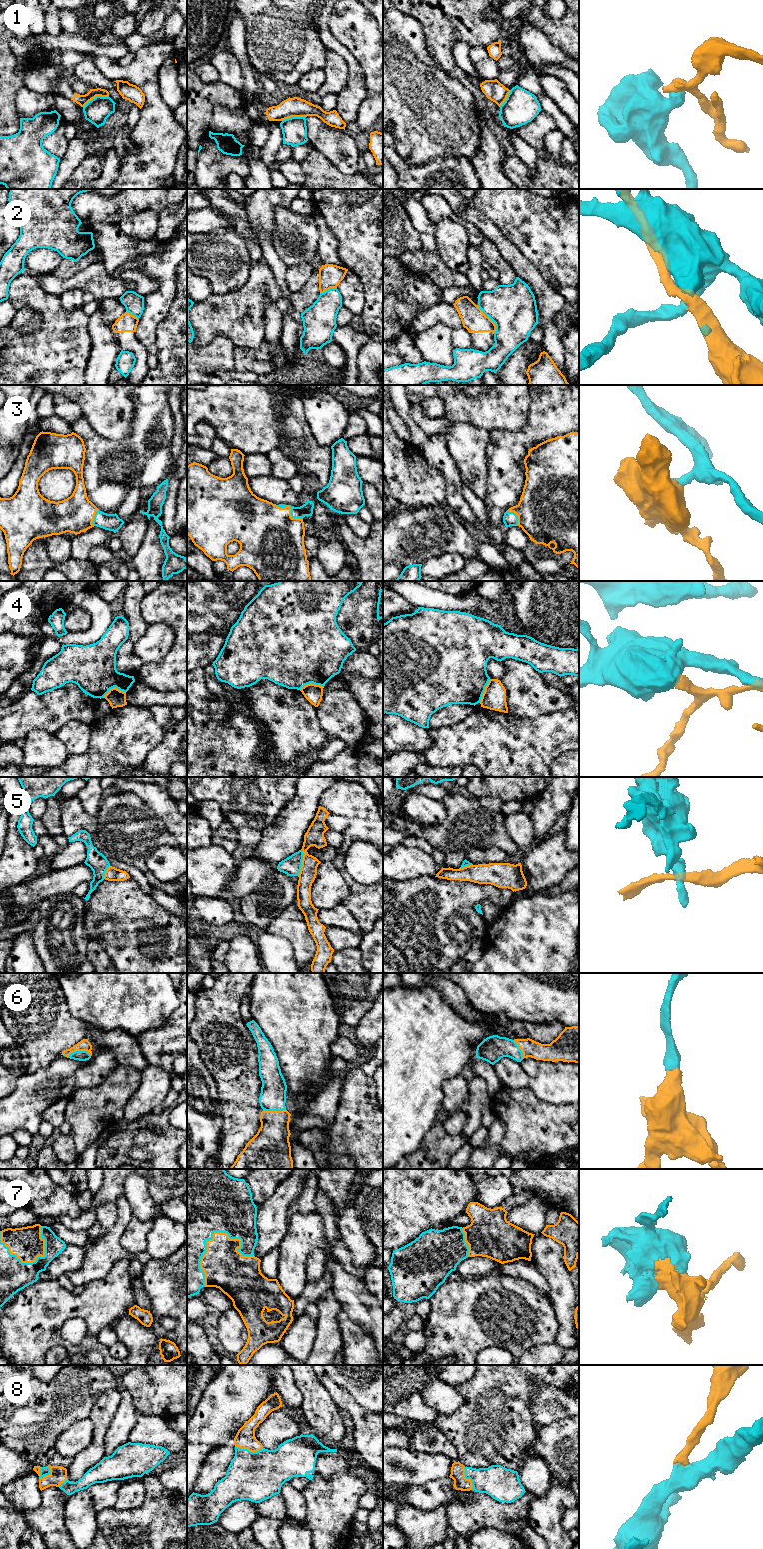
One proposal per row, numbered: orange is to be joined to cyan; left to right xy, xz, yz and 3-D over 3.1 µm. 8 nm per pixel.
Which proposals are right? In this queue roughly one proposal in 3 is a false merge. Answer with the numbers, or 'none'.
3, 6, 7, 8

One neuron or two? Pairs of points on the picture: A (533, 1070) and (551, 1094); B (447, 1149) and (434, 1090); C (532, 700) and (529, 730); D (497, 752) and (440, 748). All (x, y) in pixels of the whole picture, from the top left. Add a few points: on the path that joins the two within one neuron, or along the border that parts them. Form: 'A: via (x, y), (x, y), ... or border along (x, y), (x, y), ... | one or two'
A: via (539, 1076), (551, 1088) | one
B: border along (439, 1116), (425, 1136) | two
C: border along (508, 712), (519, 717), (539, 717), (553, 713) | two
D: via (483, 748), (454, 748) | one

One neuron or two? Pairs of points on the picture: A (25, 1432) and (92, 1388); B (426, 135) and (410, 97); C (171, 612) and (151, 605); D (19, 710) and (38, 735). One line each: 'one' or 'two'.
A: one
B: one
C: one
D: two

